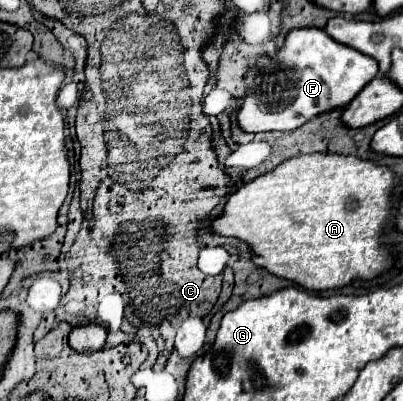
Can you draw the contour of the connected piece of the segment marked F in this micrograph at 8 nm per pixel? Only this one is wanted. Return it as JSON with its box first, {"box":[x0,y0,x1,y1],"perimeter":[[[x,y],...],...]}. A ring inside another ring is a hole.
{"box":[238,29,378,133],"perimeter":[[[294,29],[288,33],[284,45],[274,57],[260,57],[248,71],[248,93],[238,111],[238,125],[248,133],[258,131],[292,131],[304,125],[314,115],[326,113],[328,109],[346,107],[366,83],[378,75],[378,63],[326,35],[324,29]]]}

